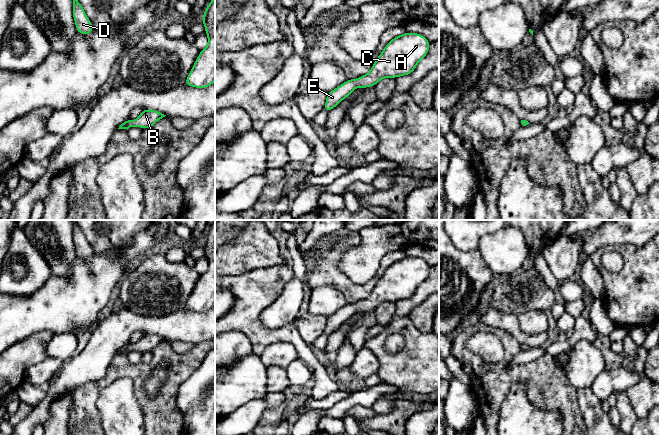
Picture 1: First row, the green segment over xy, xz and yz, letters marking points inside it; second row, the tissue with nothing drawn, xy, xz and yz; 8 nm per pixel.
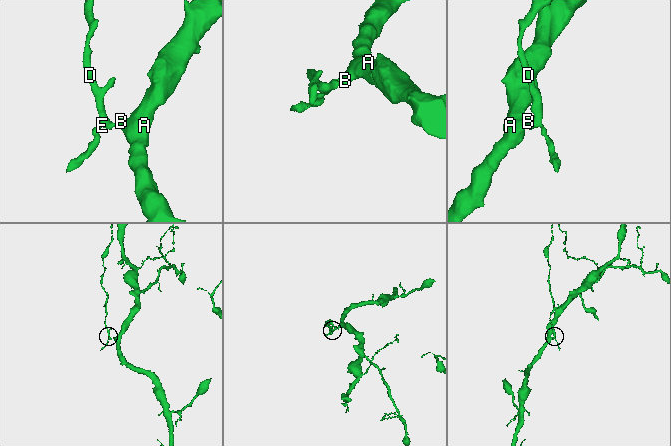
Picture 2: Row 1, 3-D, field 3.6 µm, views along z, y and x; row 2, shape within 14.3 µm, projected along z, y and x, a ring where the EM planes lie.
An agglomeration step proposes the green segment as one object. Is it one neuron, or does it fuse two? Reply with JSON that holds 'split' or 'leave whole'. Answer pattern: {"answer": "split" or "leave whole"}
{"answer": "leave whole"}

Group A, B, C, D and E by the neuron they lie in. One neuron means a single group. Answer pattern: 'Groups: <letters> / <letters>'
Groups: A B C D E

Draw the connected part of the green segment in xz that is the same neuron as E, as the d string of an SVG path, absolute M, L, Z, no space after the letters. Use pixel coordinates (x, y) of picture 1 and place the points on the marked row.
M406 32L395 36L383 49L371 70L357 79L348 79L327 93L324 111L330 112L348 97L357 86L375 86L383 78L397 78L414 72L417 64L428 54L430 42L421 34Z

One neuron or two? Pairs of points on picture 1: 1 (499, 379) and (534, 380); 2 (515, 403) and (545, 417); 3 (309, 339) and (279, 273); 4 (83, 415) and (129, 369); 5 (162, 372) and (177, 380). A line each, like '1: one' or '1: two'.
1: one
2: one
3: two
4: one
5: two

